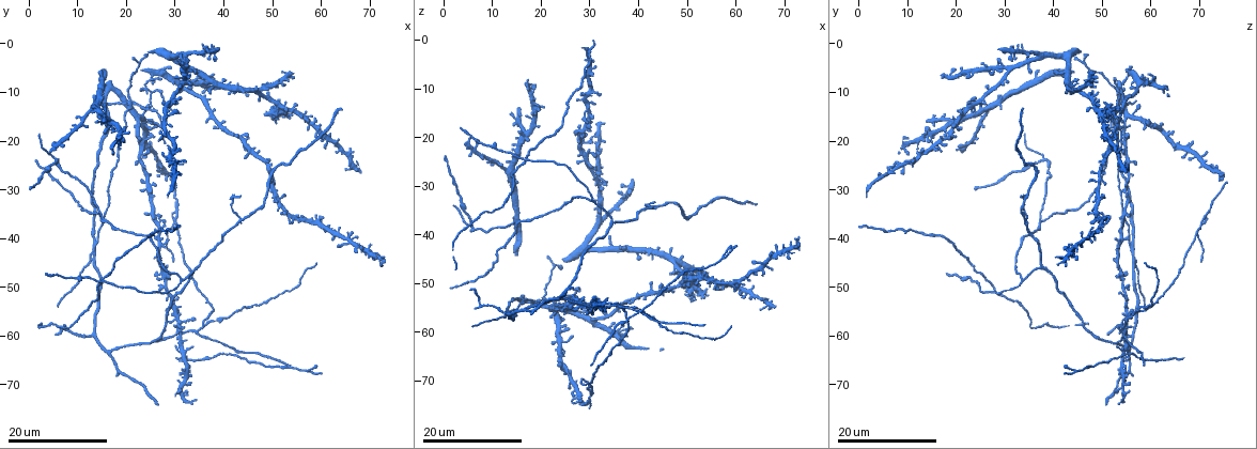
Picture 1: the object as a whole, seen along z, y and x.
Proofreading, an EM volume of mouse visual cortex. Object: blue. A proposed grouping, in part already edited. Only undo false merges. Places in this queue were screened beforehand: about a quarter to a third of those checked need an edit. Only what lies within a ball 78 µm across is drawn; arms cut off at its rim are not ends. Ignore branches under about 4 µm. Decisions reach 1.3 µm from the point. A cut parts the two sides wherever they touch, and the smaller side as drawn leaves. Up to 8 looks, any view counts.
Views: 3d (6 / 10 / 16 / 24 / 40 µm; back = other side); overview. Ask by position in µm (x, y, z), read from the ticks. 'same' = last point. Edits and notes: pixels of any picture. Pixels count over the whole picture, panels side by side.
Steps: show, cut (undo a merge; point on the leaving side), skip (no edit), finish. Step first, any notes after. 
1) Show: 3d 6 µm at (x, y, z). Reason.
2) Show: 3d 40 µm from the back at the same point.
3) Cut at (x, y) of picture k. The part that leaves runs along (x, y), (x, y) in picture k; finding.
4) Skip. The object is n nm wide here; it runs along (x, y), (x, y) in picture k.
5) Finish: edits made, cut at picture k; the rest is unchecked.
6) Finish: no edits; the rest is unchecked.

Show: 3d 24 µm at (16.0, 49.0, 24.5). Arms part here.

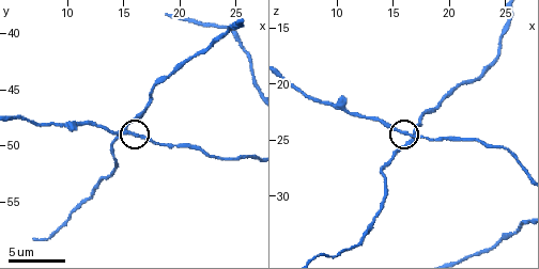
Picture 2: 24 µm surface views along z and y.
Show: 3d 6 µm at (15.8, 49.0, 24.6).

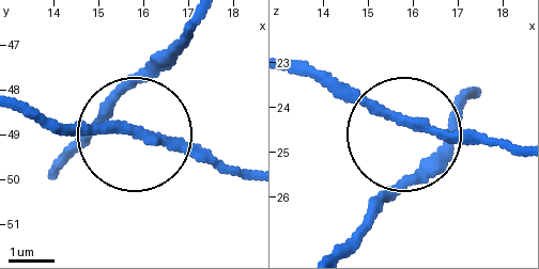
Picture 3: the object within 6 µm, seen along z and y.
Skip. It runs along (247, 175), (132, 129), (44, 129) in picture 3; one cell here.

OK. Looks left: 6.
Show: 3d 16 µm at (24.5, 62.0, 53.0). Three-way junction.

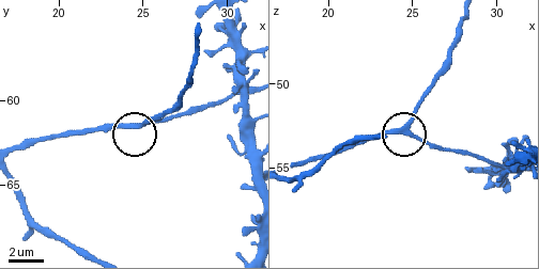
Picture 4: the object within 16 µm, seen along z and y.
Show: 3d 10 µm at (24.5, 61.6, 52.6).

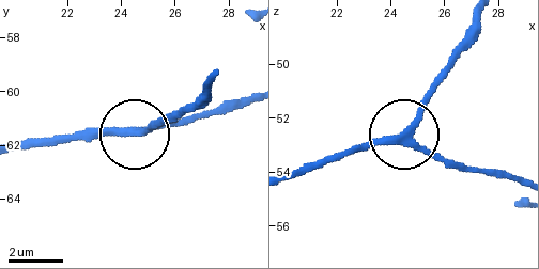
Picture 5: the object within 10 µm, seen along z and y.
Skip. It runs along (250, 95), (137, 135), (172, 111) in picture 5; one cell here.

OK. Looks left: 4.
Show: 3d 24 µm at (12.5, 44.0, 57.0). A fork.

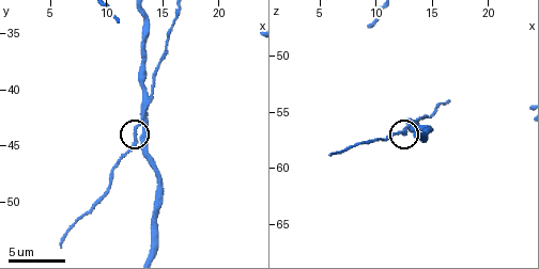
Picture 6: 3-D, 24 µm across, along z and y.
Show: 3d 10 µm at (12.4, 44.4, 56.8).

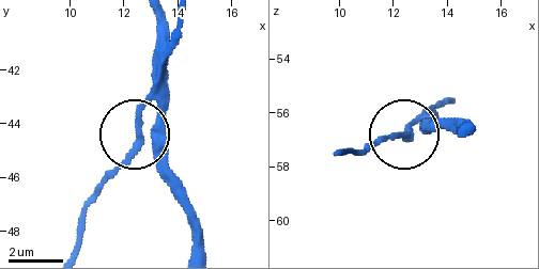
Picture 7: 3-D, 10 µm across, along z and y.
Skip. 3 arms meet here; it runs along (190, 248), (185, 193), (137, 131), (155, 83), (155, 44) in picture 7; one cell here.

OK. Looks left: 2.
Show: 3d 16 µm at (43.5, 36.5, 34.5). A fork.

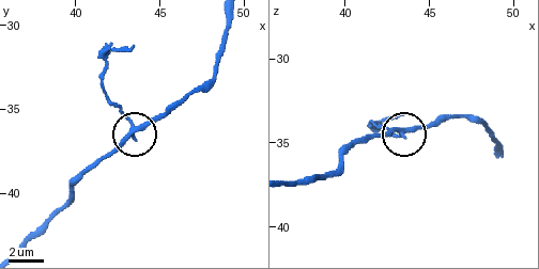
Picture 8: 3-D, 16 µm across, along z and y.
Show: 3d 6 µm at (43.6, 36.1, 34.2).

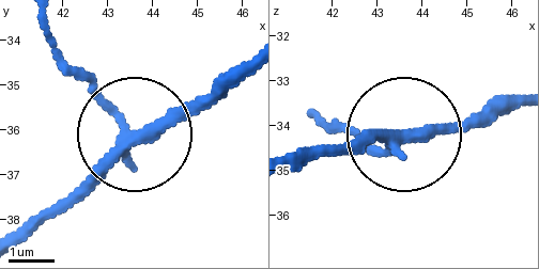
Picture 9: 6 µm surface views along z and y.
Cut at (88, 91) of picture 9. 3 arms meet here; two cells meet here.

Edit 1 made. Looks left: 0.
Finish: edits made, cut at picture 9; the rest is unchecked.

